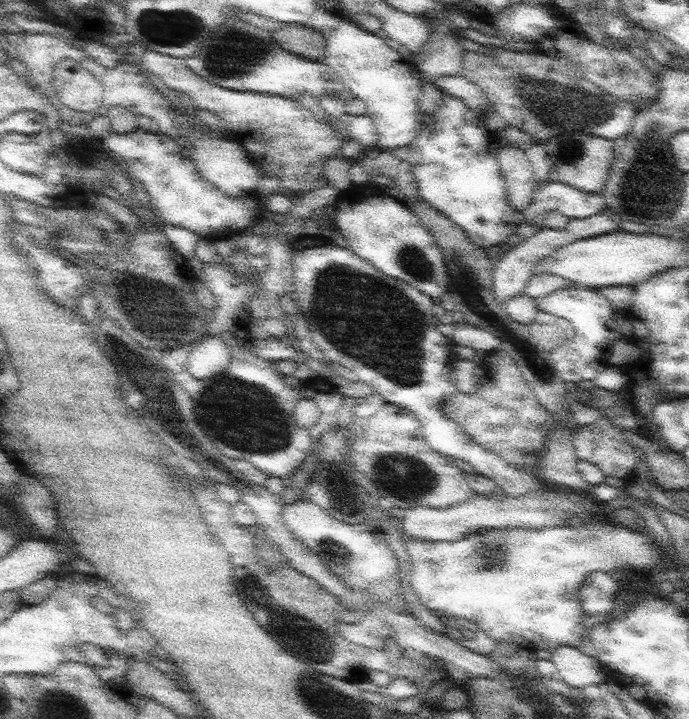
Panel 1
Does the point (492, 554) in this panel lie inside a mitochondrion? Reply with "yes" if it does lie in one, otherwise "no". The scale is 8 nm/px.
yes

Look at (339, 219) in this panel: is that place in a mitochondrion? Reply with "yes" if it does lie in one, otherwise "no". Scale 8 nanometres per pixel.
no

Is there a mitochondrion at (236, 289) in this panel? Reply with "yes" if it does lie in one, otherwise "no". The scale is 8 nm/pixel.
no

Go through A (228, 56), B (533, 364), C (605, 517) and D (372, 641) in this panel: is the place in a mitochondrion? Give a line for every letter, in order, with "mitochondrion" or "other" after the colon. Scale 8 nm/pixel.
A: mitochondrion
B: mitochondrion
C: other
D: other

